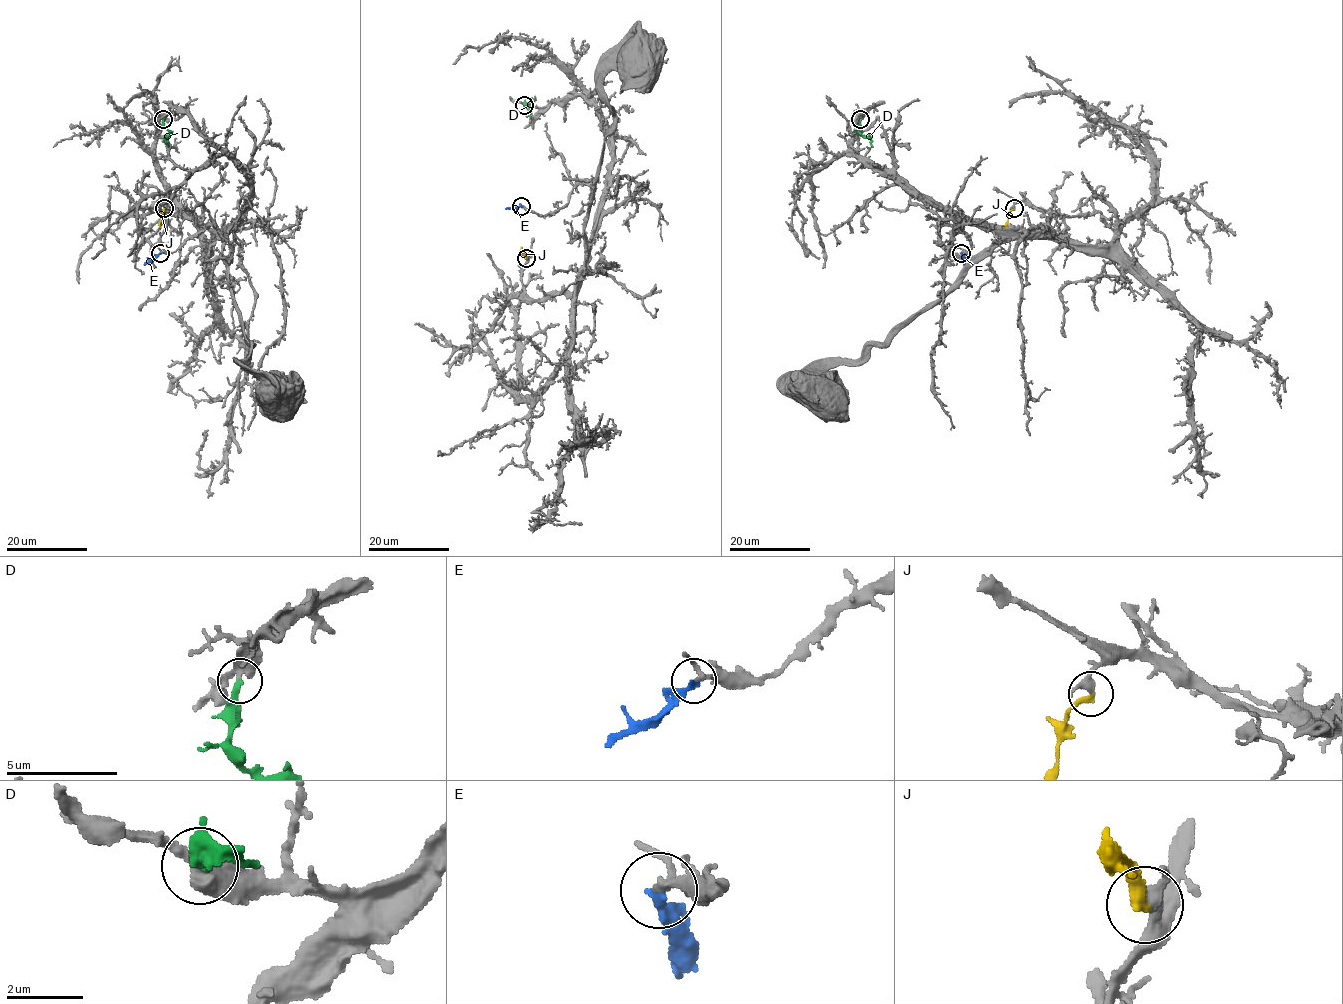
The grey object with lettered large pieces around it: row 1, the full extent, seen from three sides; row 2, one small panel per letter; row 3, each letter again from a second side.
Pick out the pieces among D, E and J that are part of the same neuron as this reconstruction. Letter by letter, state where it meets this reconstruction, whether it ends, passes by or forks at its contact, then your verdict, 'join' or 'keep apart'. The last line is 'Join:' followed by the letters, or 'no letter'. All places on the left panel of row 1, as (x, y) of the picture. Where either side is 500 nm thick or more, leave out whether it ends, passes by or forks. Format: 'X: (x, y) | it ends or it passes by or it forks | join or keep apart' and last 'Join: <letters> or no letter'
D: (163, 119) | it ends | join
E: (160, 253) | it ends | join
J: (164, 208) | it ends | keep apart
Join: D, E

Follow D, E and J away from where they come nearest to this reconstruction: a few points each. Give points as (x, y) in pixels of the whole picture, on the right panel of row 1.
D: (860, 119), (860, 133), (868, 137), (873, 146)
E: (961, 252), (964, 264)
J: (1013, 208), (1002, 228)

